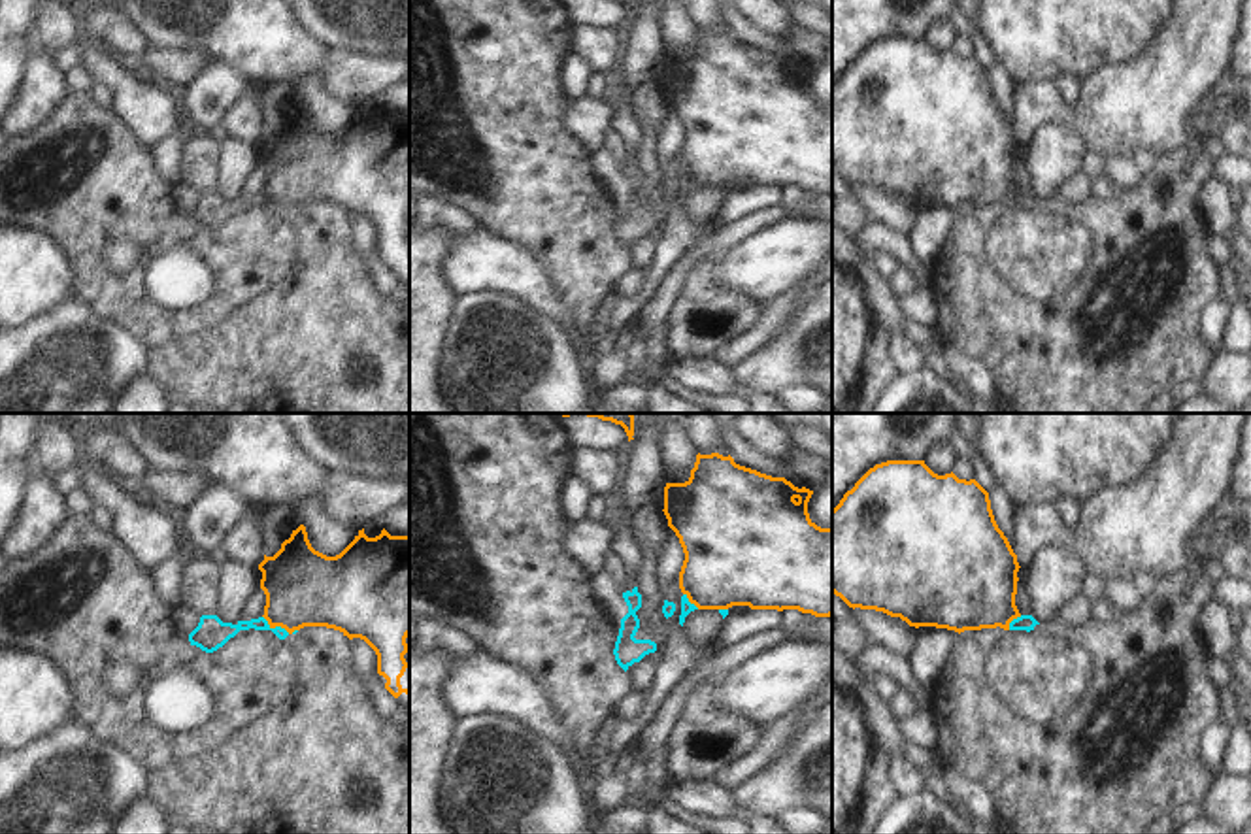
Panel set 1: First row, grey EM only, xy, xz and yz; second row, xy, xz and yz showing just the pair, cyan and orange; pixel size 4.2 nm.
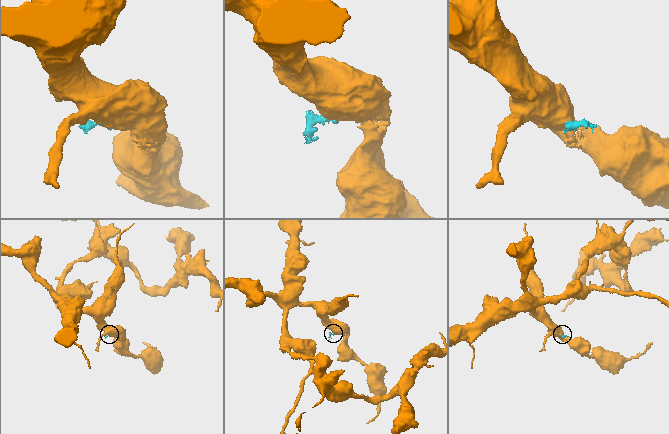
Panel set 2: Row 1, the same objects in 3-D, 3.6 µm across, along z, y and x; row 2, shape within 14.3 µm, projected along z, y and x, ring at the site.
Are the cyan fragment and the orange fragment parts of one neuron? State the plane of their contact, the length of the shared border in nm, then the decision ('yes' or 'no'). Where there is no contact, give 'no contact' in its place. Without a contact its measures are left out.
xy | 170 nm | no

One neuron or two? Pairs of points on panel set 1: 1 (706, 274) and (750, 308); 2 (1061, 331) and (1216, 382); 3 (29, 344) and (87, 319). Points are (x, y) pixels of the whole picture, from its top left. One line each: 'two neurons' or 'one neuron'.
1: one neuron
2: two neurons
3: one neuron

